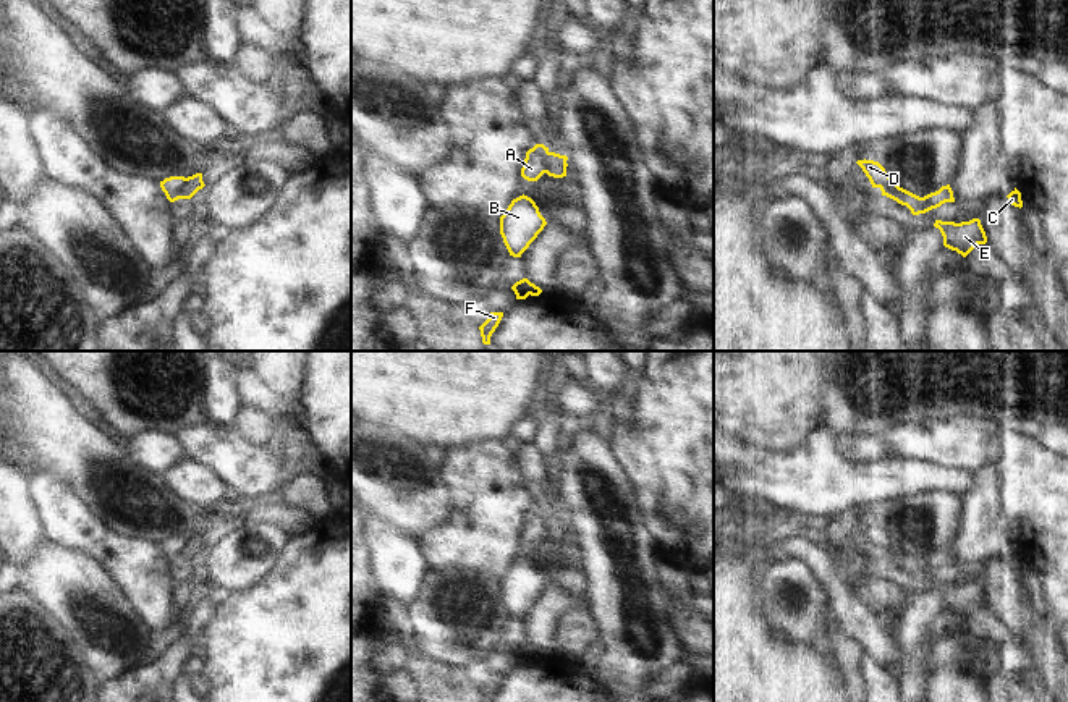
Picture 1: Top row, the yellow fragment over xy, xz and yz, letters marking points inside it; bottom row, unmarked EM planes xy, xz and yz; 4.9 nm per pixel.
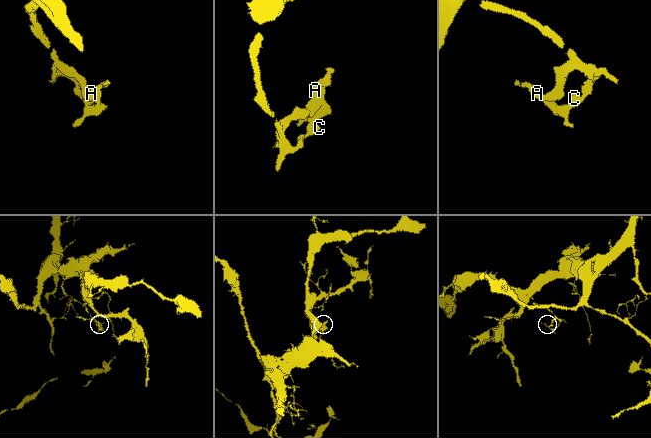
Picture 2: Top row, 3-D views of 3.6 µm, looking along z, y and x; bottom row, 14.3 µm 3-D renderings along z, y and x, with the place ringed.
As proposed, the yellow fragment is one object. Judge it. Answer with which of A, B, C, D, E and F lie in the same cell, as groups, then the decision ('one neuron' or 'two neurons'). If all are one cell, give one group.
groups A B D / C E F; two neurons

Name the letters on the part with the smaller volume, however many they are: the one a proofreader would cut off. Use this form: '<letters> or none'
A, B, D

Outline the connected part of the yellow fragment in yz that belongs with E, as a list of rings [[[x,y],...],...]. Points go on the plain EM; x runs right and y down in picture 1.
[[[979,581],[969,584],[942,584],[935,582],[935,590],[943,598],[943,608],[966,620],[977,607],[985,607],[987,598]]]

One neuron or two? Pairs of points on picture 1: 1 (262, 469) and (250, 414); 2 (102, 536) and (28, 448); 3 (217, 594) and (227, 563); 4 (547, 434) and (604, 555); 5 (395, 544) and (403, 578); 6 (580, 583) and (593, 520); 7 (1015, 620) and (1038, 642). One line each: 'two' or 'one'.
1: two
2: two
3: two
4: two
5: one
6: two
7: one

